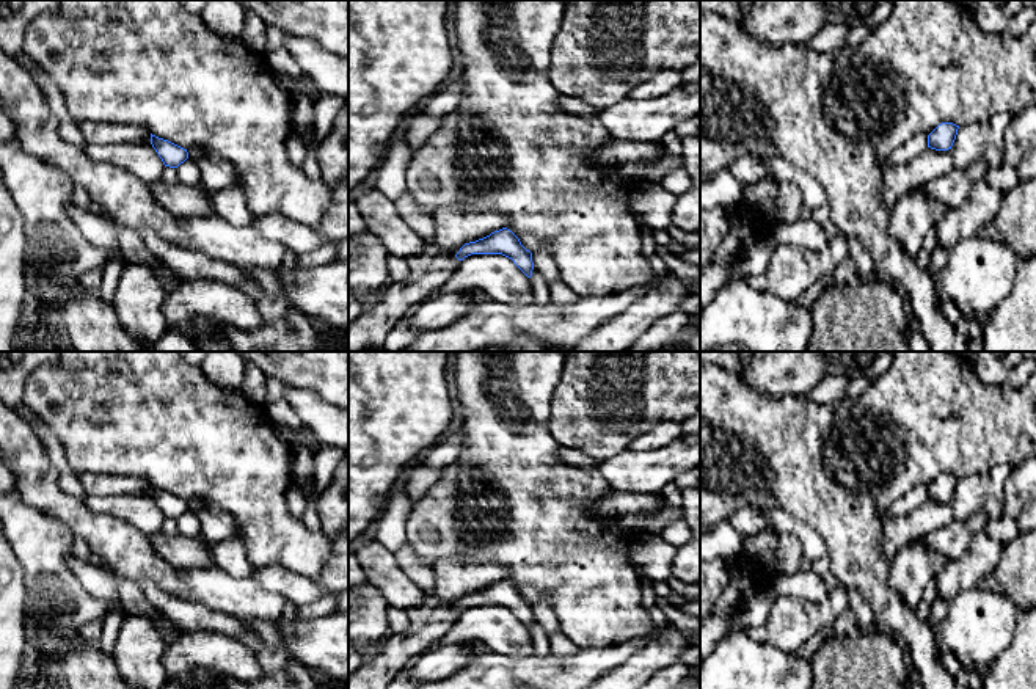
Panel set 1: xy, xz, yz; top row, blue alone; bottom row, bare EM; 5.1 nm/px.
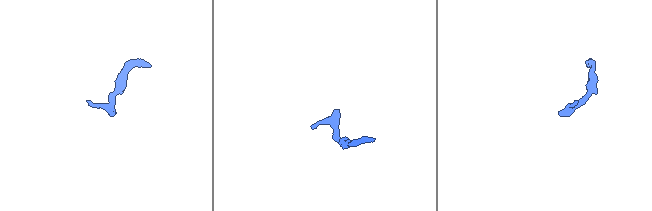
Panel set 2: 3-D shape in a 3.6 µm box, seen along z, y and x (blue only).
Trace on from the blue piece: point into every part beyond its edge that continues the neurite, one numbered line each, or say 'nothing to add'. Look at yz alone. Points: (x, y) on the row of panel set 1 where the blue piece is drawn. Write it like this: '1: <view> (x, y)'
1: yz (914, 146)

